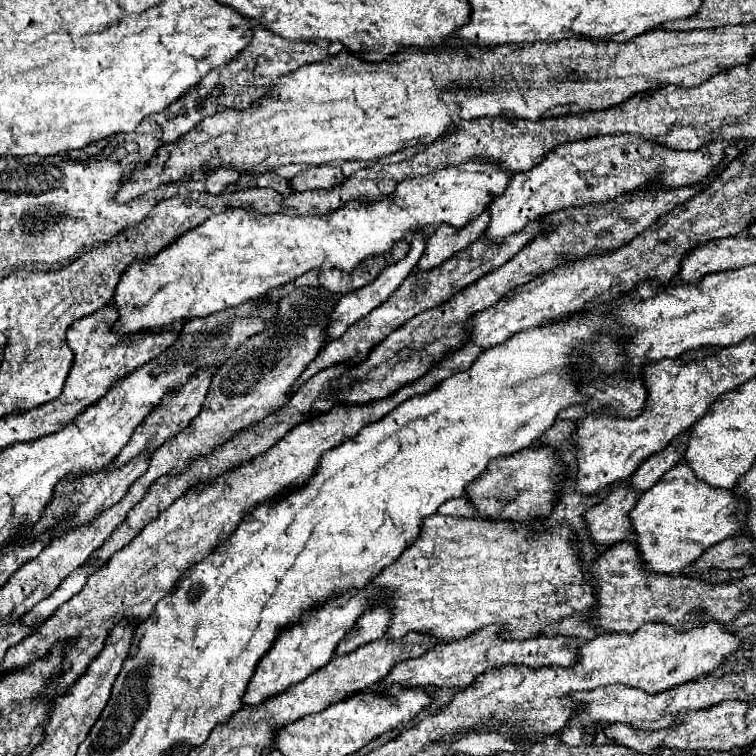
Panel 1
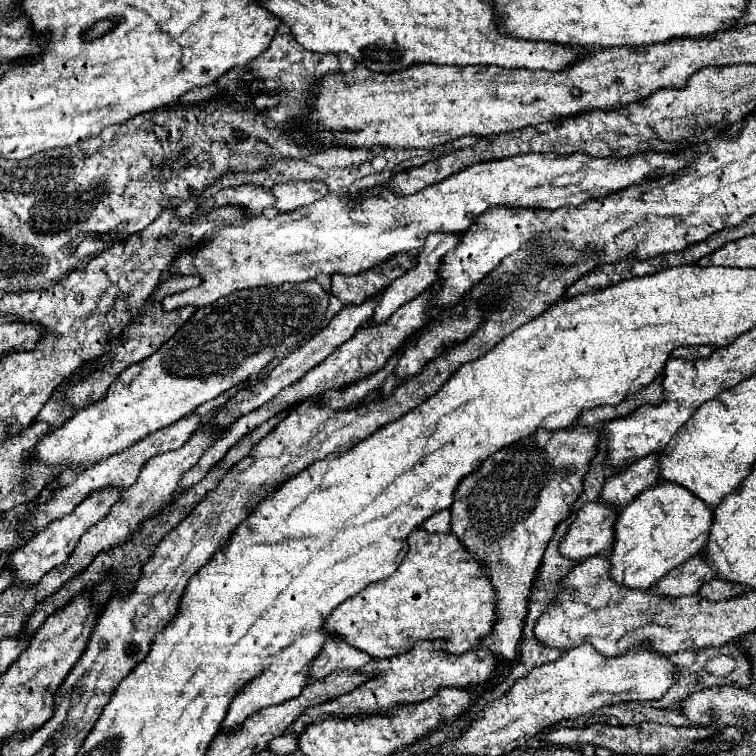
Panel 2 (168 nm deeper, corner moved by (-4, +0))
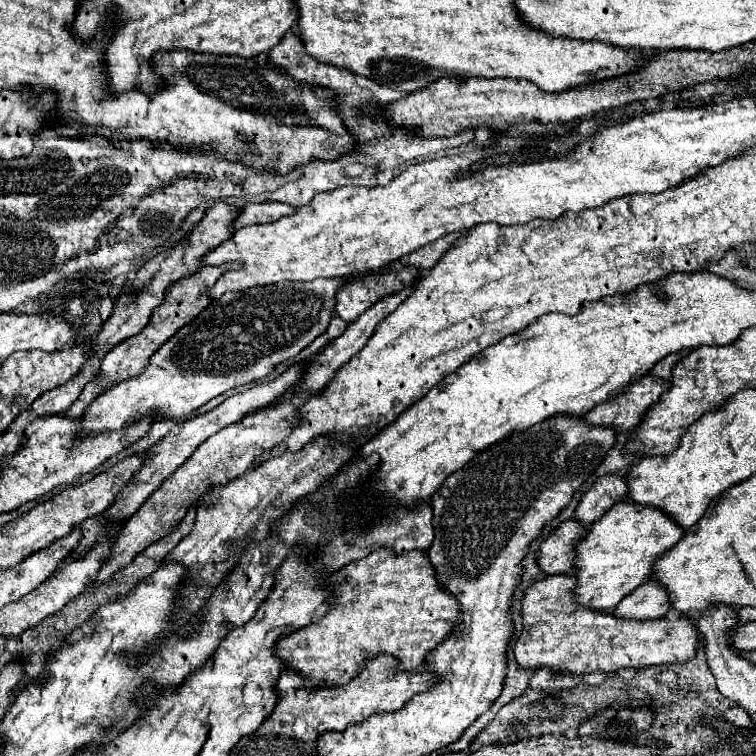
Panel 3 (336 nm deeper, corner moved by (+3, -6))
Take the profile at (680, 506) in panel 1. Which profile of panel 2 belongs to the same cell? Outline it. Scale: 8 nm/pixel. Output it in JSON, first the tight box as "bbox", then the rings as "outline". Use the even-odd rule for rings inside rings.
{"bbox":[610,481,712,589],"outline":[[[658,481],[618,511],[610,553],[610,577],[630,589],[650,589],[670,569],[704,549],[710,525],[712,509],[698,497],[676,483]]]}

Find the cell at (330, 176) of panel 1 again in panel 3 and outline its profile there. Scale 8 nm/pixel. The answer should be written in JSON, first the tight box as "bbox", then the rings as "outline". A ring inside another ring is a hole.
{"bbox":[235,201,295,229],"outline":[[[267,201],[267,203],[247,203],[241,209],[241,215],[235,221],[235,229],[255,223],[273,223],[283,215],[293,215],[295,207],[289,207],[281,201]]]}

